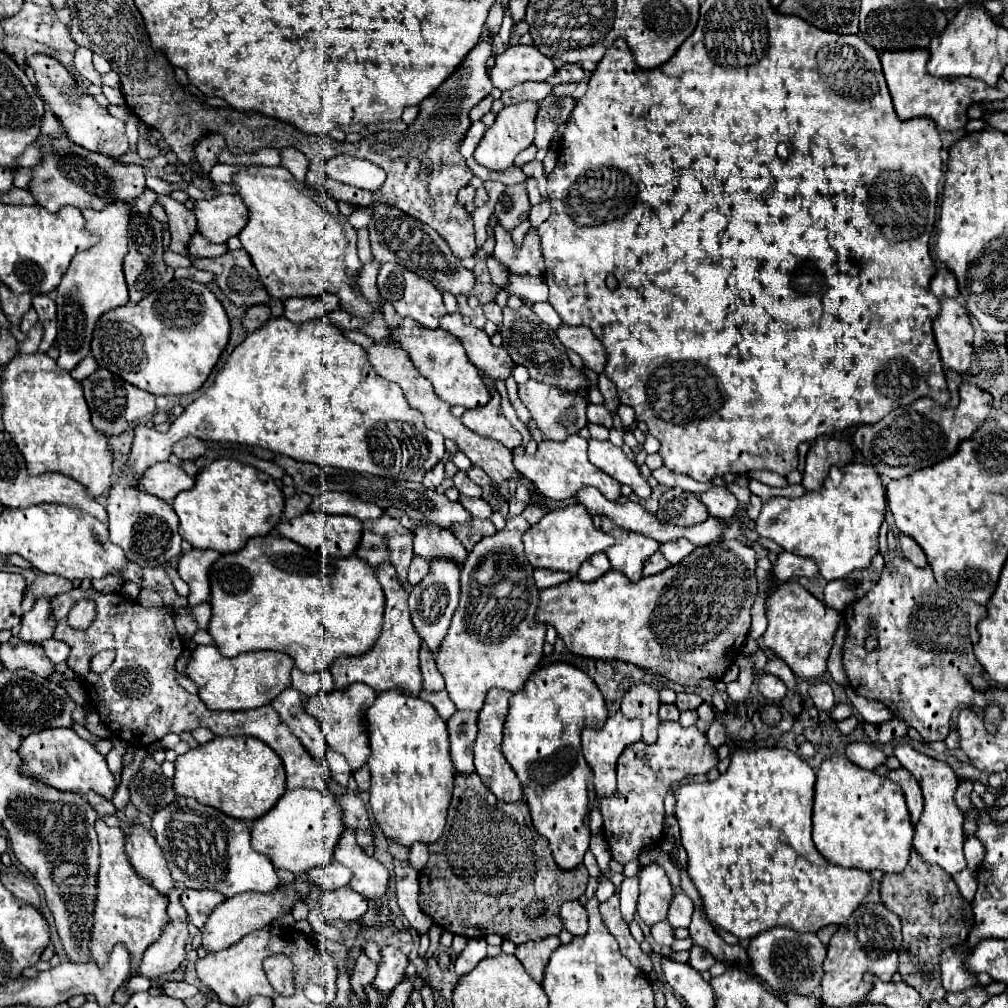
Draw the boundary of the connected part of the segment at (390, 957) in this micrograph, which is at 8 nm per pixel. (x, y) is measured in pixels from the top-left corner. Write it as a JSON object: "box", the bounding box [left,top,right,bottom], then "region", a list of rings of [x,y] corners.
{"box":[372,946,408,992],"region":[[[388,946],[382,950],[382,960],[378,964],[378,974],[372,982],[374,988],[386,992],[392,990],[396,984],[400,984],[406,976],[406,966],[408,966],[408,956],[404,956],[400,950]]]}

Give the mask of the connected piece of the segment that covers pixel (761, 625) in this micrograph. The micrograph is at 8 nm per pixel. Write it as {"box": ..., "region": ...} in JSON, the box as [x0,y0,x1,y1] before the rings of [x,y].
{"box":[748,586,766,640],"region":[[[760,586],[760,592],[758,592],[756,602],[754,602],[754,608],[752,608],[752,628],[750,628],[750,634],[748,634],[752,640],[758,640],[758,638],[766,632],[764,598],[766,598],[766,592],[764,592],[764,588]]]}

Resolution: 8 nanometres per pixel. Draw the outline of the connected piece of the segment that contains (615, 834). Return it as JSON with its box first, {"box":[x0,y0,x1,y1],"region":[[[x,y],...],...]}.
{"box":[600,722,718,864],"region":[[[662,722],[658,726],[658,740],[654,744],[630,744],[616,766],[618,786],[612,796],[600,798],[600,812],[604,816],[604,836],[612,858],[628,864],[638,858],[644,846],[652,846],[664,838],[664,796],[672,782],[684,780],[686,774],[708,774],[718,766],[718,752],[708,744],[704,732],[696,726],[682,728],[678,722]]]}

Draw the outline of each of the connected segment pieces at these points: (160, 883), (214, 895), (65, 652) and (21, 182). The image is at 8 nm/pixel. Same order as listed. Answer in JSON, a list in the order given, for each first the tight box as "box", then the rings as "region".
[{"box":[126,824,174,896],"region":[[[136,824],[128,830],[126,852],[136,872],[140,872],[140,876],[146,876],[160,894],[166,896],[174,888],[174,880],[164,860],[164,852],[160,852],[154,836],[144,826]]]},{"box":[180,888,226,928],"region":[[[186,888],[180,896],[180,902],[186,908],[188,918],[196,928],[202,928],[204,922],[208,920],[208,916],[212,914],[212,910],[218,904],[222,904],[224,900],[226,898],[220,896],[220,892],[214,892],[214,890],[188,890]]]},{"box":[42,638,70,664],"region":[[[54,638],[46,640],[42,648],[44,648],[46,656],[48,656],[54,664],[66,662],[68,656],[70,656],[70,648],[68,648],[68,644],[64,644],[64,642],[60,642],[60,640],[54,640]]]},{"box":[14,168,32,188],"region":[[[32,168],[14,170],[14,186],[16,188],[28,188],[30,180],[32,180]]]}]

